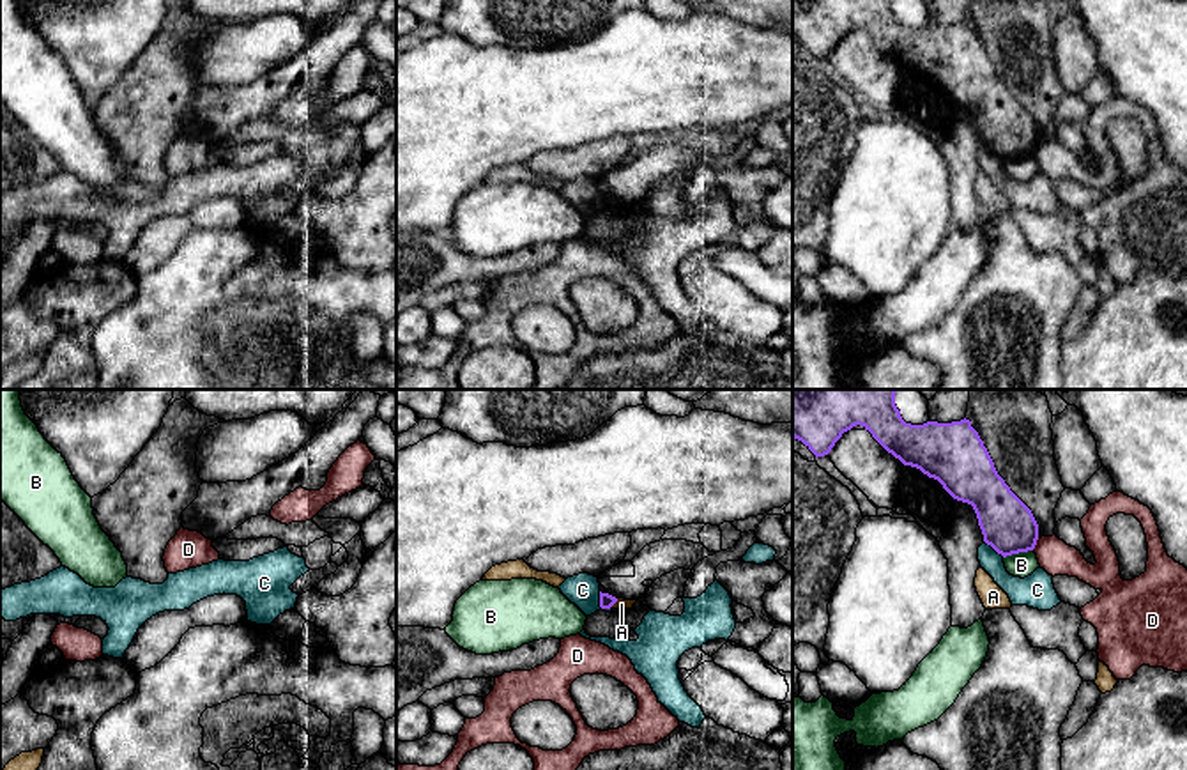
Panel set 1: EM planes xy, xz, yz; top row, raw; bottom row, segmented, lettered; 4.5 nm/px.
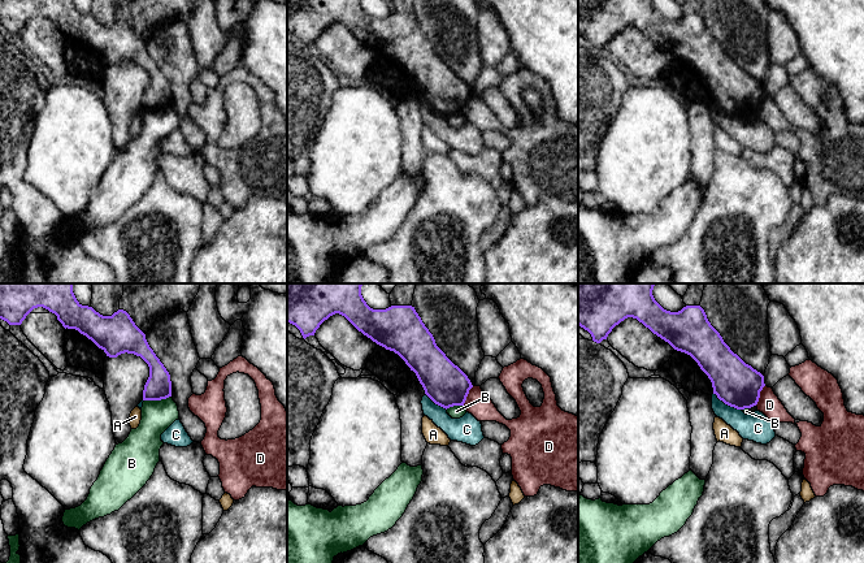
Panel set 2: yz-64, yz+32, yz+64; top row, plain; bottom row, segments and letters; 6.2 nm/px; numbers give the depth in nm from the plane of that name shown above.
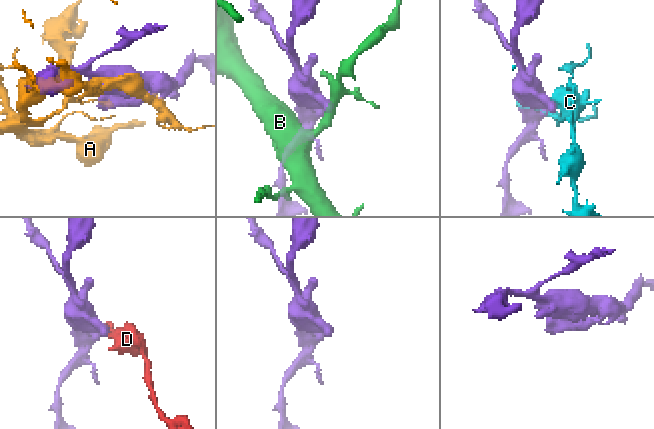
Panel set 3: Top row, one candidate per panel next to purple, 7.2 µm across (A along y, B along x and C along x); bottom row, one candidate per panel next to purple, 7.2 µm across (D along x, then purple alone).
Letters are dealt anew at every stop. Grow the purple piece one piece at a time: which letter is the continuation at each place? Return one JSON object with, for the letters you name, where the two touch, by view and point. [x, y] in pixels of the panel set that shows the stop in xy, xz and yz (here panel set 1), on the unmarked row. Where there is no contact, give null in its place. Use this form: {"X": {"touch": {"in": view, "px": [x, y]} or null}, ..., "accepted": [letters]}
{"accepted": []}

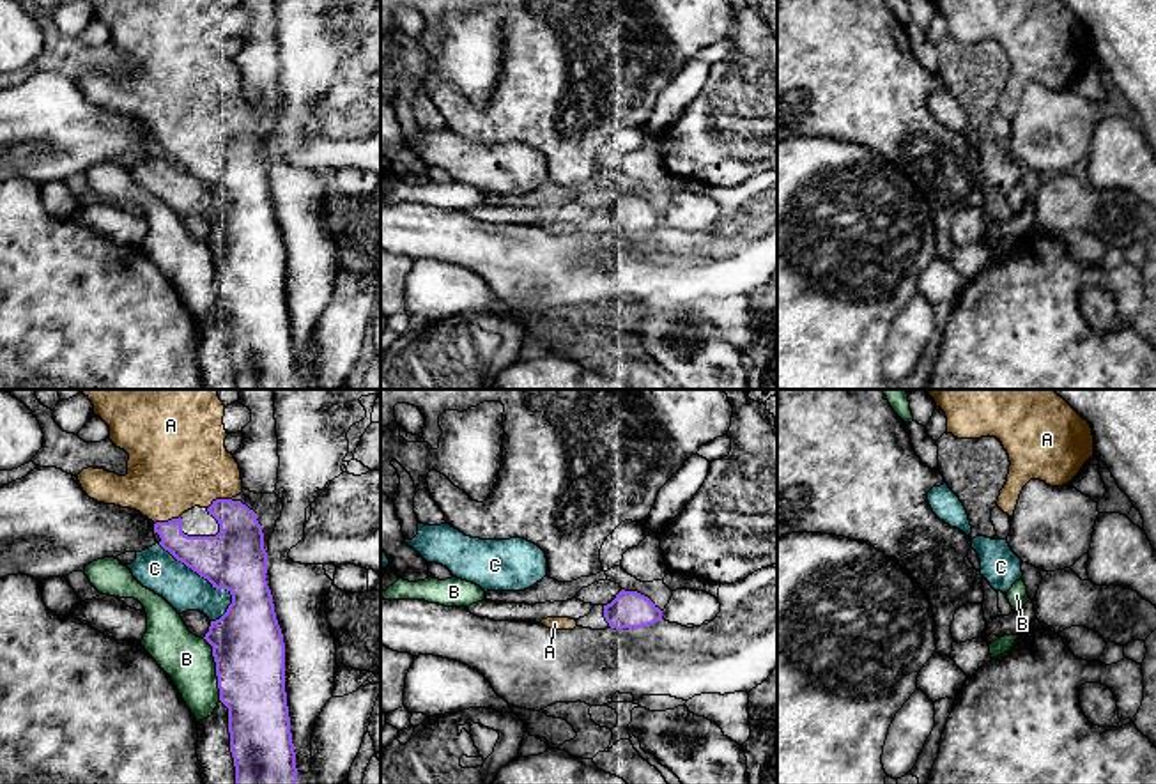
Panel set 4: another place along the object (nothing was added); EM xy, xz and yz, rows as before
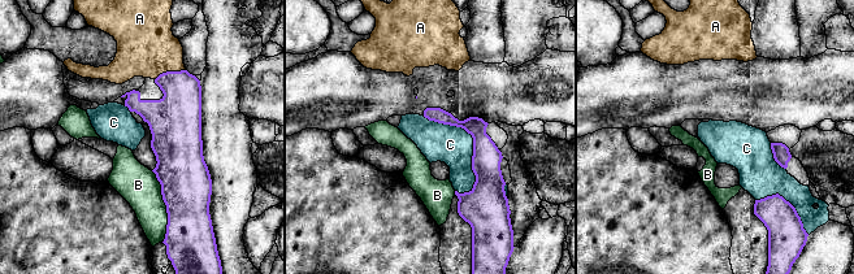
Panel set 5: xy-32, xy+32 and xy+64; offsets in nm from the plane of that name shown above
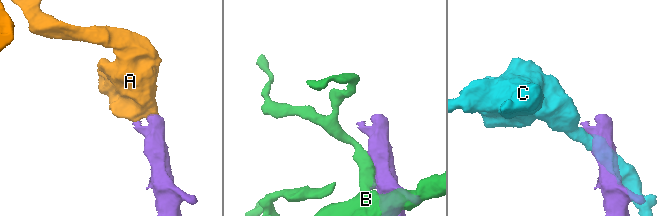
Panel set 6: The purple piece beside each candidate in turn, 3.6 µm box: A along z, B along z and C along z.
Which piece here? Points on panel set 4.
{"A": {"touch": {"in": "xy", "px": [218, 103]}}, "accepted": ["A"]}

